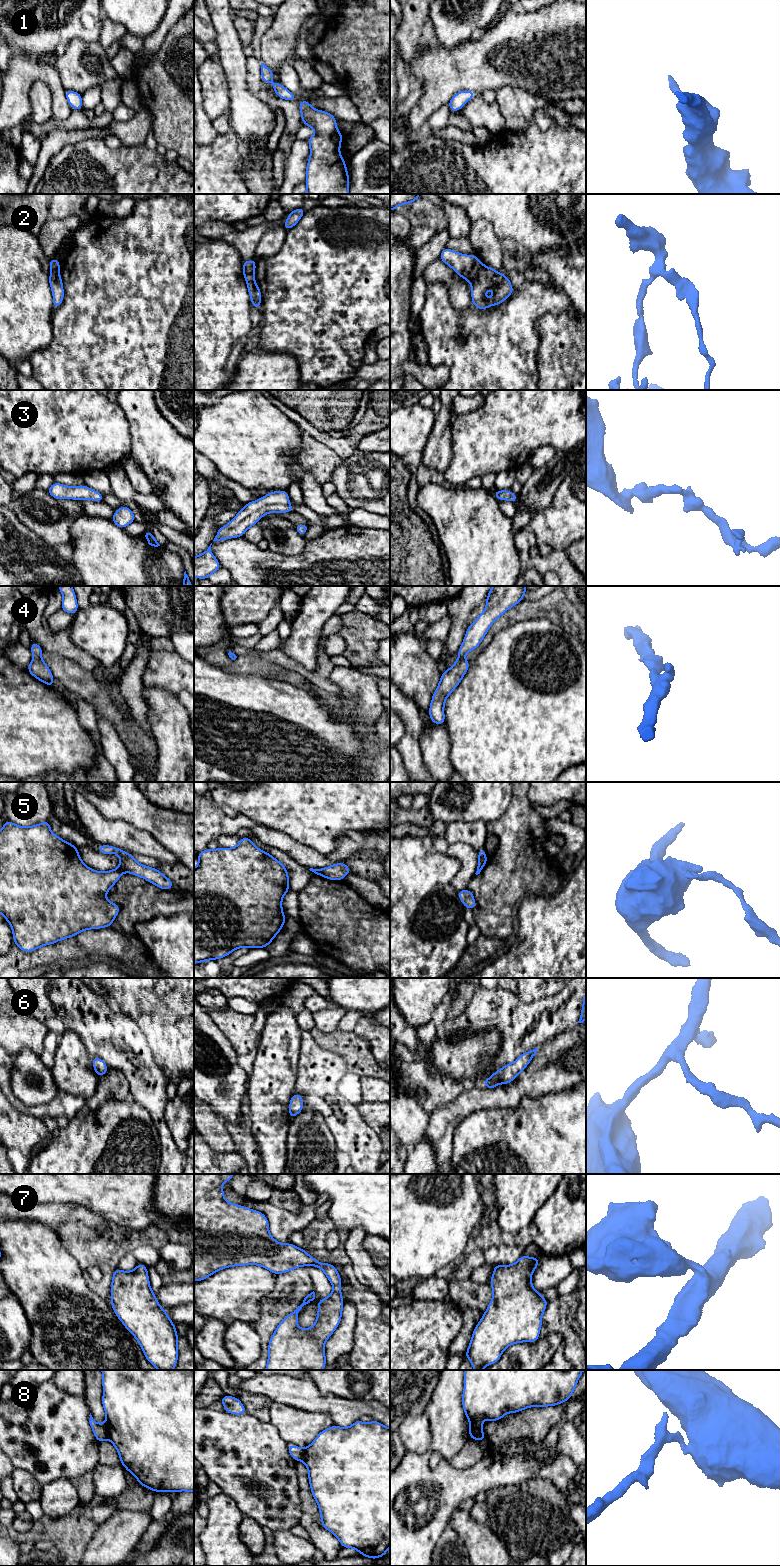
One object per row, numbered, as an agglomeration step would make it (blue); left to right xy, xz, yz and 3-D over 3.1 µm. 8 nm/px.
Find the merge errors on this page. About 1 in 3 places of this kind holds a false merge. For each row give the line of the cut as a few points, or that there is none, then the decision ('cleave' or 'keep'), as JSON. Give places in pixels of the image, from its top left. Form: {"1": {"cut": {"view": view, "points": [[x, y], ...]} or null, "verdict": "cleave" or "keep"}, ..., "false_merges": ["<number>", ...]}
{"1": {"cut": null, "verdict": "keep"}, "2": {"cut": {"view": "yz", "points": [[483, 265], [470, 281]]}, "verdict": "cleave"}, "3": {"cut": null, "verdict": "keep"}, "4": {"cut": null, "verdict": "keep"}, "5": {"cut": {"view": "xy", "points": [[119, 866], [124, 871]]}, "verdict": "cleave"}, "6": {"cut": null, "verdict": "keep"}, "7": {"cut": null, "verdict": "keep"}, "8": {"cut": {"view": "xy", "points": [[105, 1423], [108, 1438]]}, "verdict": "cleave"}, "false_merges": ["2", "5", "8"]}

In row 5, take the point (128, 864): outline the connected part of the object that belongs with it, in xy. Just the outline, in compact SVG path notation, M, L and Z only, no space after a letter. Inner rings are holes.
M97 845L96 849L104 855L109 855L111 853L118 855L120 857L119 867L124 872L139 876L154 884L158 888L170 890L175 886L174 883L164 874L162 874L157 868L140 864L135 860L132 854L127 853L120 848L111 845Z

